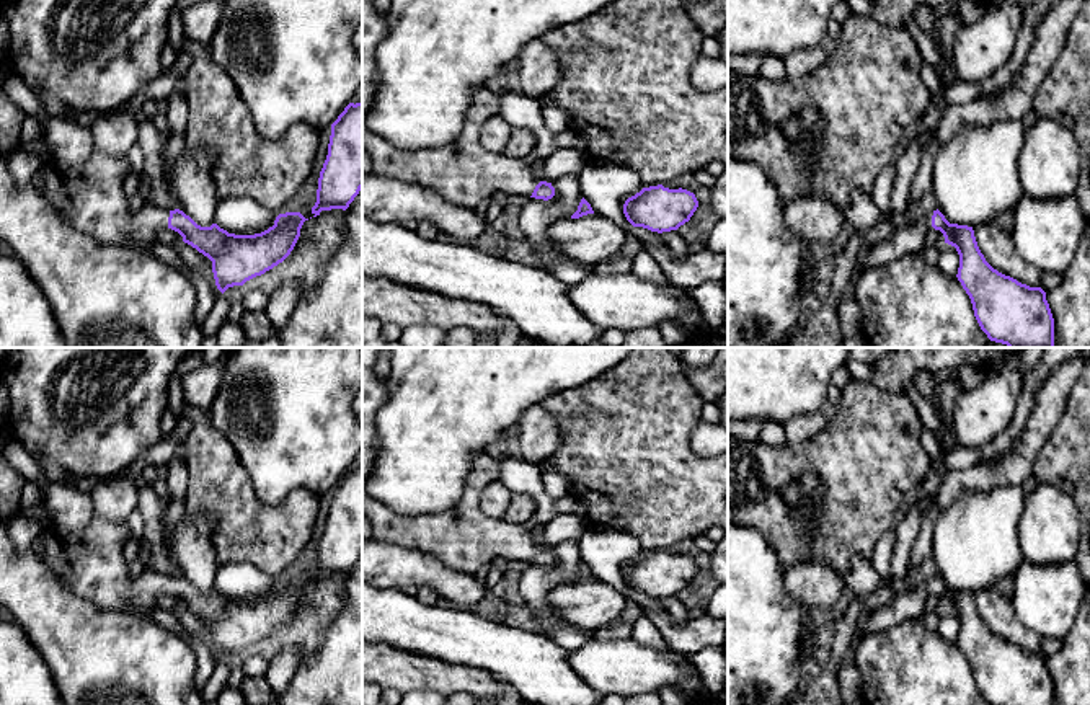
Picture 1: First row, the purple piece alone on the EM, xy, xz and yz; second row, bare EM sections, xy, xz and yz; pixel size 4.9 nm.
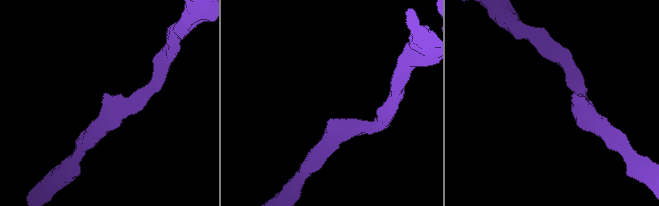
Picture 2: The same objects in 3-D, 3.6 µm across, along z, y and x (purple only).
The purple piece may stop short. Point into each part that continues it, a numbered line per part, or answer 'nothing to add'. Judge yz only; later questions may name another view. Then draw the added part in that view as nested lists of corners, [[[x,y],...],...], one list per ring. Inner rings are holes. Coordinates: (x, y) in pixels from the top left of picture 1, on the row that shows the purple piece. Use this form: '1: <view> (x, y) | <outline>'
1: yz (909, 239) | [[[928,212],[914,222],[904,220],[889,240],[862,253],[857,261],[870,269],[893,263],[906,255],[922,253],[925,250],[925,237],[933,228],[932,215],[933,212]]]

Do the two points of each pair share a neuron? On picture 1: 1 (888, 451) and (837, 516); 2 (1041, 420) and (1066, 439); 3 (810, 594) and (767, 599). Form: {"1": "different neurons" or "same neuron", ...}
{"1": "same neuron", "2": "different neurons", "3": "different neurons"}

